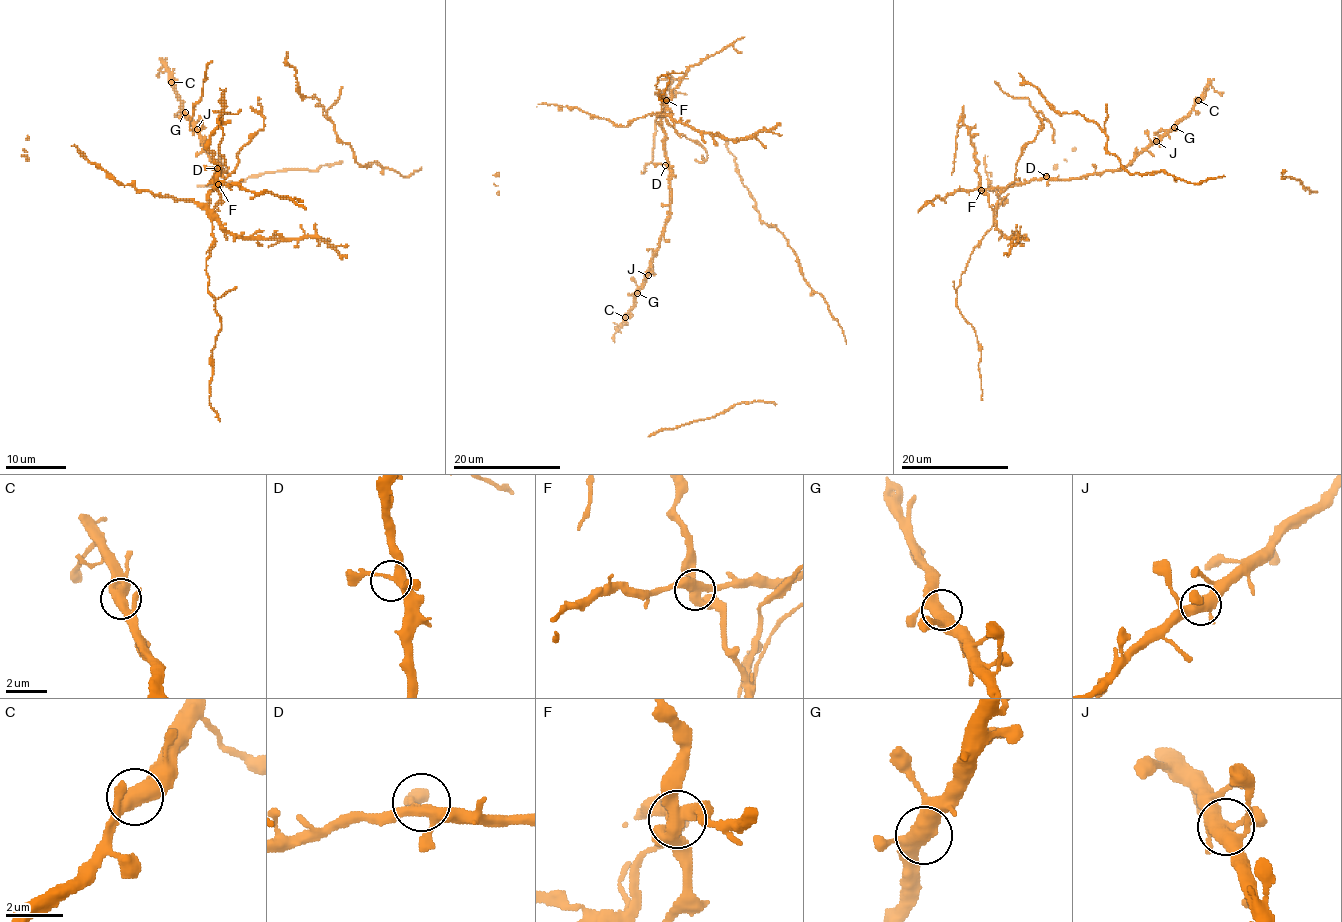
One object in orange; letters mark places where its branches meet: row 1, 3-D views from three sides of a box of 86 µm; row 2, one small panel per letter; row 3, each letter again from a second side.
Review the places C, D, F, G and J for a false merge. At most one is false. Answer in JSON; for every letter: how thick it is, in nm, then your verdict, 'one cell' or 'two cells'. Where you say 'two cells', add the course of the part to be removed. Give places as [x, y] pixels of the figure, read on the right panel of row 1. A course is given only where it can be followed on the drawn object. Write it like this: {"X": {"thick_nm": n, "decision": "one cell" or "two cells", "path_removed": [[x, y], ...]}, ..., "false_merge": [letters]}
{"C": {"thick_nm": 420, "decision": "one cell"}, "D": {"thick_nm": 300, "decision": "one cell"}, "F": {"thick_nm": 440, "decision": "two cells"}, "G": {"thick_nm": 440, "decision": "one cell"}, "J": {"thick_nm": 440, "decision": "one cell"}, "false_merge": ["F"]}

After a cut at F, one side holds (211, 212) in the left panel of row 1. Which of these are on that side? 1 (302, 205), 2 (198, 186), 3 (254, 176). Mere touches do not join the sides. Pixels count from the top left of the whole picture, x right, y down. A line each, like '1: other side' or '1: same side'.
1: other side
2: other side
3: other side

